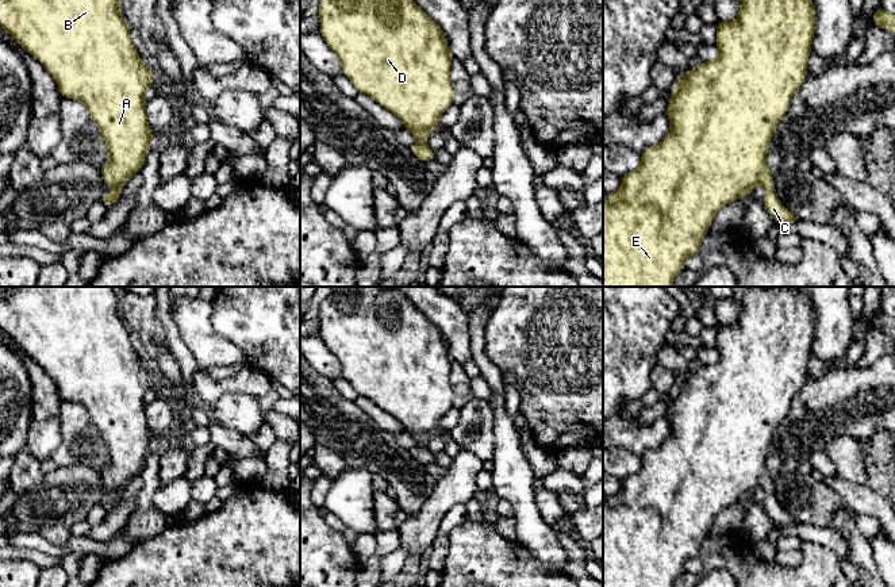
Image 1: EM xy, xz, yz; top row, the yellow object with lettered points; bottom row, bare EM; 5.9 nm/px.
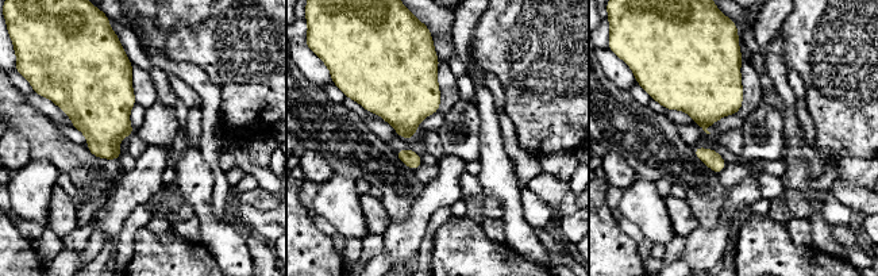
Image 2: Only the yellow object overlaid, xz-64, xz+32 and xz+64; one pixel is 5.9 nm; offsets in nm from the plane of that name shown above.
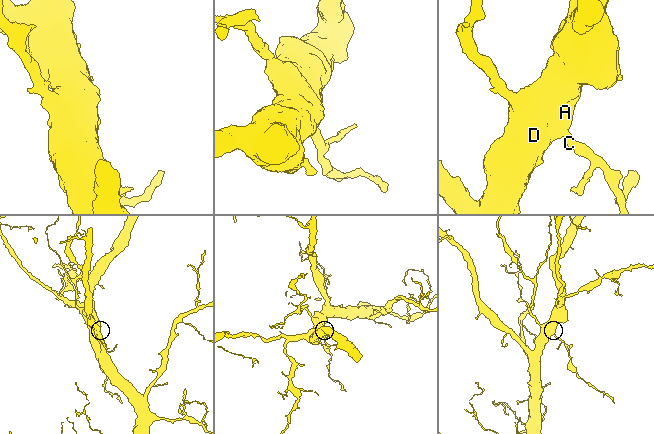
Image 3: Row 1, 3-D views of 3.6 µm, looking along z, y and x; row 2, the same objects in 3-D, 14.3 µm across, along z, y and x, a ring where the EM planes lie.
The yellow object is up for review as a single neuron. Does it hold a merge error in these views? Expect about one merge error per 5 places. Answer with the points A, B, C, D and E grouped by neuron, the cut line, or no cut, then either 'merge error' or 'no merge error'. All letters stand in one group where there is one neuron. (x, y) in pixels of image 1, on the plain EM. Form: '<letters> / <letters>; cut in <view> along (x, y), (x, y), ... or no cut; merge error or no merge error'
A B C D E; no cut; no merge error

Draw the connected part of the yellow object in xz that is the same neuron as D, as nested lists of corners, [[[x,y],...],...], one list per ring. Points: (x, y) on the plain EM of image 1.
[[[331,287],[331,292],[319,304],[318,319],[320,337],[338,358],[342,377],[352,384],[358,396],[368,398],[396,418],[404,431],[419,442],[410,449],[414,459],[426,467],[435,463],[435,454],[425,446],[425,442],[439,433],[439,419],[454,407],[454,392],[449,381],[453,360],[441,329],[406,294],[391,287]]]

